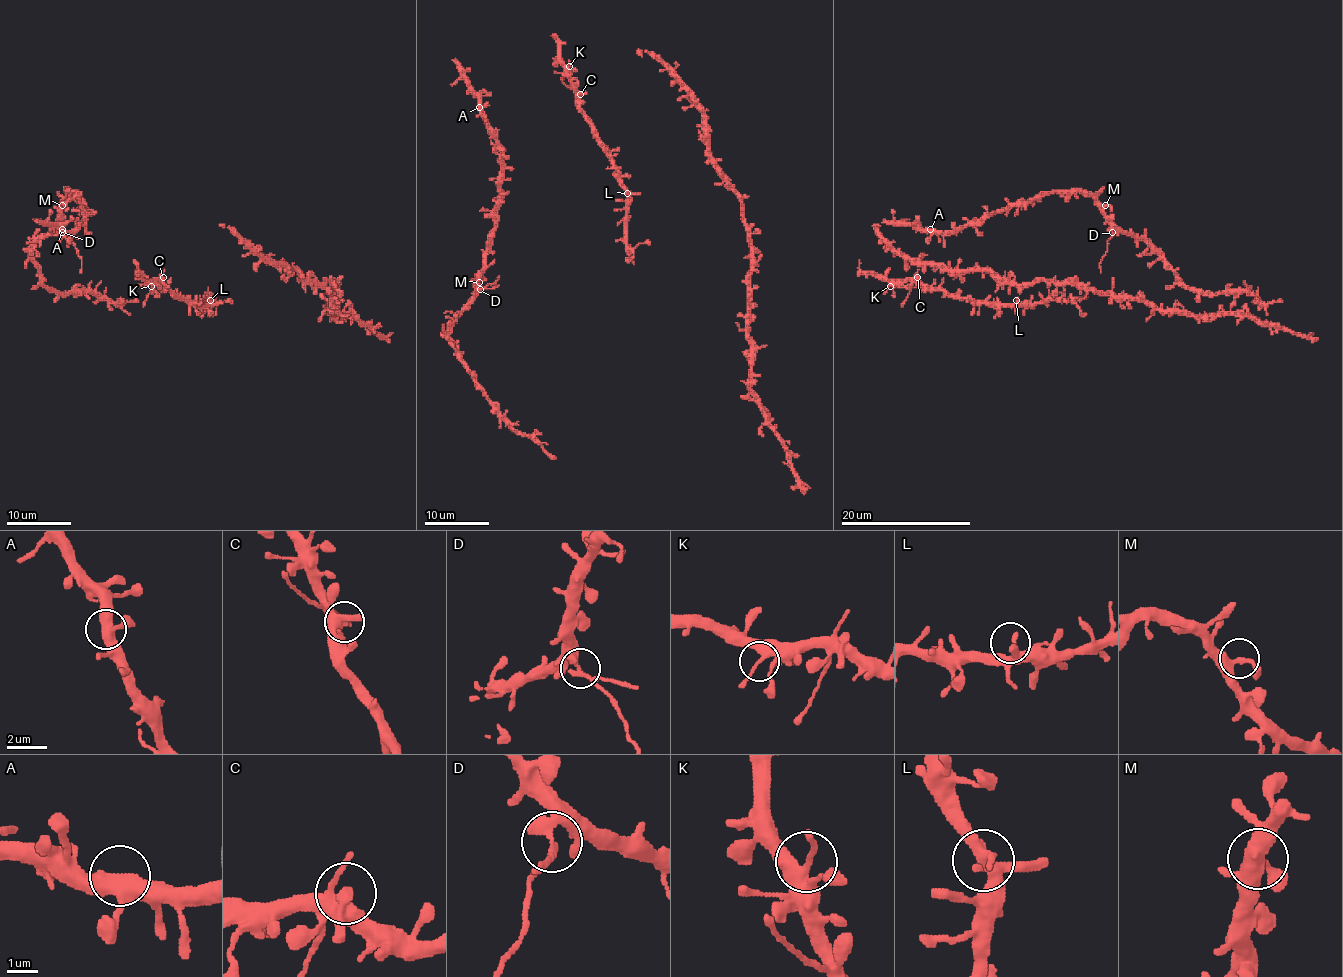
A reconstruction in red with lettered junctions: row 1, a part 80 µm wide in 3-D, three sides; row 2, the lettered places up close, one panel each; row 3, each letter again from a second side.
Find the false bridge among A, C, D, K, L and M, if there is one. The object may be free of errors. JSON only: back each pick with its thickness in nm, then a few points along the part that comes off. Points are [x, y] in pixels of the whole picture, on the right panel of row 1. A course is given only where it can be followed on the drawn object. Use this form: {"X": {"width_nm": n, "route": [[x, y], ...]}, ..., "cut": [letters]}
{"D": {"width_nm": 280, "route": [[1112, 232], [1099, 265], [1101, 273]]}, "cut": ["D"]}

